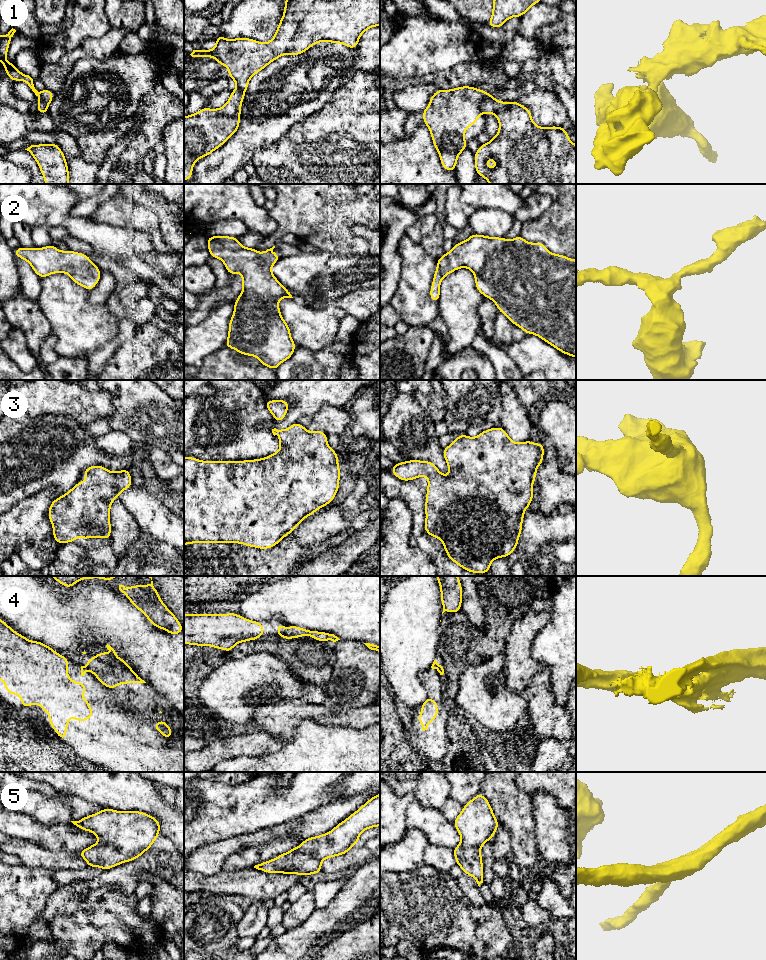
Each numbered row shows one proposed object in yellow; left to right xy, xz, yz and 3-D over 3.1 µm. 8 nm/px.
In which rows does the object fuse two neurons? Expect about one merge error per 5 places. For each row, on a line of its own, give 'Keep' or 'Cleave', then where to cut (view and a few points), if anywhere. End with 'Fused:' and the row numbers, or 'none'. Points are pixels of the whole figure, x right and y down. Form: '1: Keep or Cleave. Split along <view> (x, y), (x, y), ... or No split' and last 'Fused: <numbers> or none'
1: Cleave. Split along xy (38, 92), (38, 95), (46, 105), (42, 111)
2: Keep. No split
3: Keep. No split
4: Cleave. Split along xz (285, 631), (277, 634)
5: Keep. No split
Fused: 1, 4

